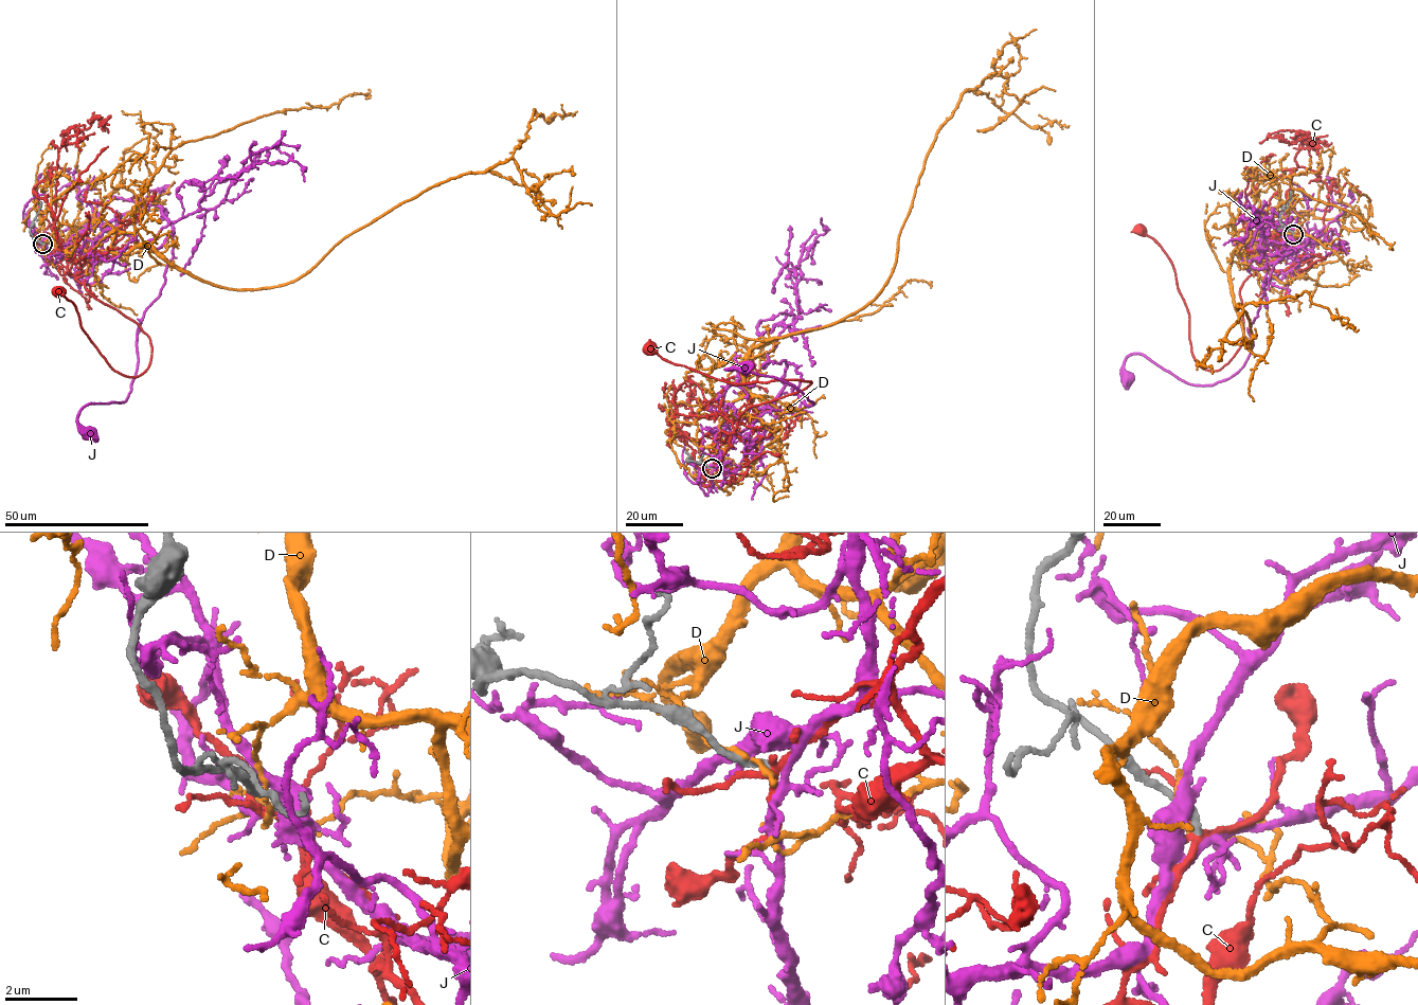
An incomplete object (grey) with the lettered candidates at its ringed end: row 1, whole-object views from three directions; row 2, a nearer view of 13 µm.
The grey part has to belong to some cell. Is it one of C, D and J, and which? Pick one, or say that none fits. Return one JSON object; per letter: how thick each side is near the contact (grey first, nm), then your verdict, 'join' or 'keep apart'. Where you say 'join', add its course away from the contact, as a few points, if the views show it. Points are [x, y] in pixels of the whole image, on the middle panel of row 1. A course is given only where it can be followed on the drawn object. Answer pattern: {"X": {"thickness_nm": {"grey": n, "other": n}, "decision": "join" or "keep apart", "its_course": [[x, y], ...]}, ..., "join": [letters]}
{"C": {"thickness_nm": {"grey": 180, "other": 160}, "decision": "keep apart"}, "D": {"thickness_nm": {"grey": 240, "other": 90}, "decision": "keep apart"}, "J": {"thickness_nm": {"grey": 180, "other": 190}, "decision": "keep apart"}, "join": []}

